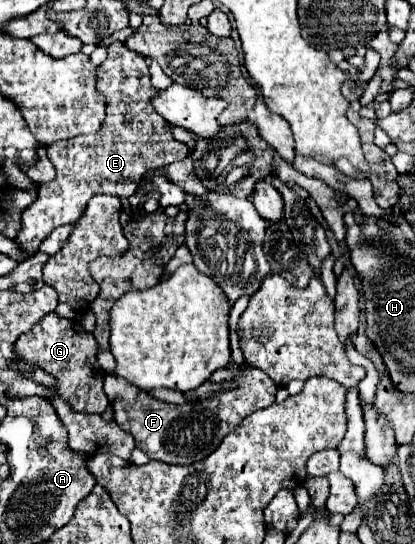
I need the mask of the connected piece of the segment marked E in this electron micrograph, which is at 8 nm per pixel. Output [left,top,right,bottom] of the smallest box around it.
[17,42,189,252]

